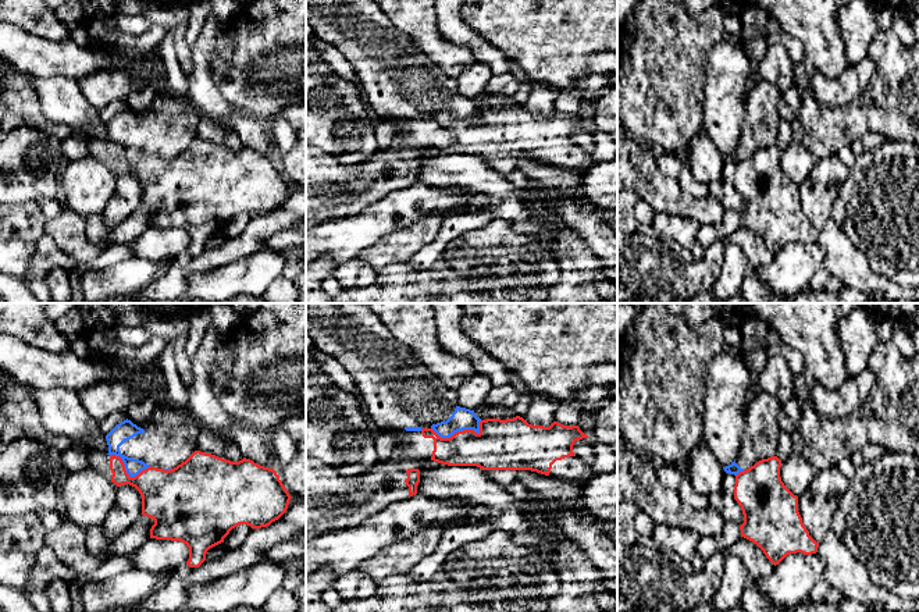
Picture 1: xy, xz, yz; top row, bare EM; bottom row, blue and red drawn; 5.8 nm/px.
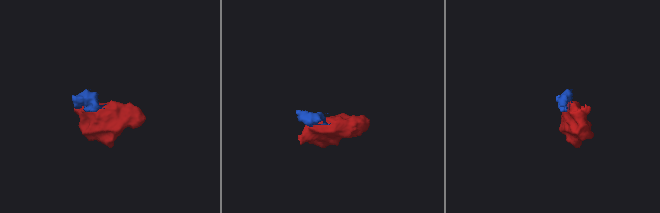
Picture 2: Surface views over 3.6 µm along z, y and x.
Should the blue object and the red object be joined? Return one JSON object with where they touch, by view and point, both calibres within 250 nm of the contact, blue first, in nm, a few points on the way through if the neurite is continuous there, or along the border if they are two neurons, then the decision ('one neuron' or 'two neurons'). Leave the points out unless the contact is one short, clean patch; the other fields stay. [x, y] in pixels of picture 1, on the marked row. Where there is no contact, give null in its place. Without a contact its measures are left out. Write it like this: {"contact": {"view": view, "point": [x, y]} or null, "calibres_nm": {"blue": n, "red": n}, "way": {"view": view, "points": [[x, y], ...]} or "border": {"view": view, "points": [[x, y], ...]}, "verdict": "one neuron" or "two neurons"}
{"contact": {"view": "xz", "point": [460, 430]}, "calibres_nm": {"blue": 130, "red": 280}, "border": {"view": "xz", "points": [[481, 420], [477, 433], [458, 430], [448, 437], [431, 427]]}, "verdict": "two neurons"}

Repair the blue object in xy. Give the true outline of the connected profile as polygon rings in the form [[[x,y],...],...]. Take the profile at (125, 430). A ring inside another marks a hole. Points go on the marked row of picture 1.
[[[160,401],[146,424],[136,426],[127,419],[106,435],[107,455],[120,456],[129,477],[150,466],[171,470],[196,451],[202,428],[202,423],[188,408],[175,409]]]

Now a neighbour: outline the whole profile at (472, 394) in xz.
[[[475,373],[466,380],[456,392],[456,406],[475,410],[482,406],[492,388],[491,378],[485,374]]]

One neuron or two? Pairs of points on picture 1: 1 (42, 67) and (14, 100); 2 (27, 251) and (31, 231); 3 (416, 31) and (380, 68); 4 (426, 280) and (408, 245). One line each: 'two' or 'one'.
1: two
2: two
3: two
4: two

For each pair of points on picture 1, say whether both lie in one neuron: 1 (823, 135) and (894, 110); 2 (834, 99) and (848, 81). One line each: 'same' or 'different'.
1: same
2: same

